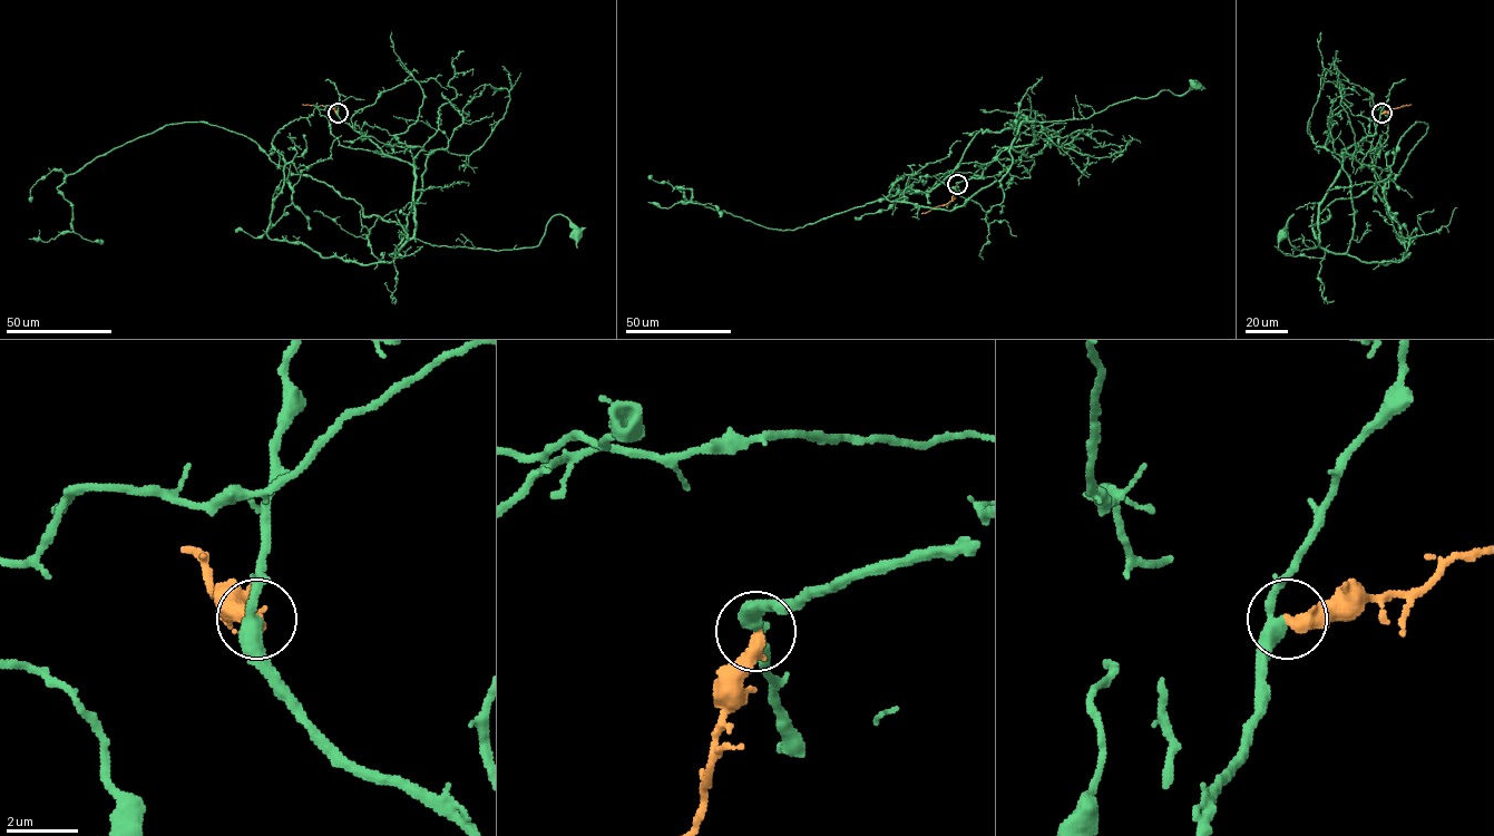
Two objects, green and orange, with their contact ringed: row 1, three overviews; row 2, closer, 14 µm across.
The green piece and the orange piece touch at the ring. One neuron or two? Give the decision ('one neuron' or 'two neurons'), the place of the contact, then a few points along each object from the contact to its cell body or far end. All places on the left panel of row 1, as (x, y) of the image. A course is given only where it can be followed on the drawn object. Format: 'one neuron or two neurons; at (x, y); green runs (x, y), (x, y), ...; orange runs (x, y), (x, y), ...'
one neuron; at (338, 113); green runs (338, 113), (384, 154), (412, 166), (416, 239), (529, 248), (563, 214), (576, 234); orange runs (338, 113), (328, 106), (302, 104)

